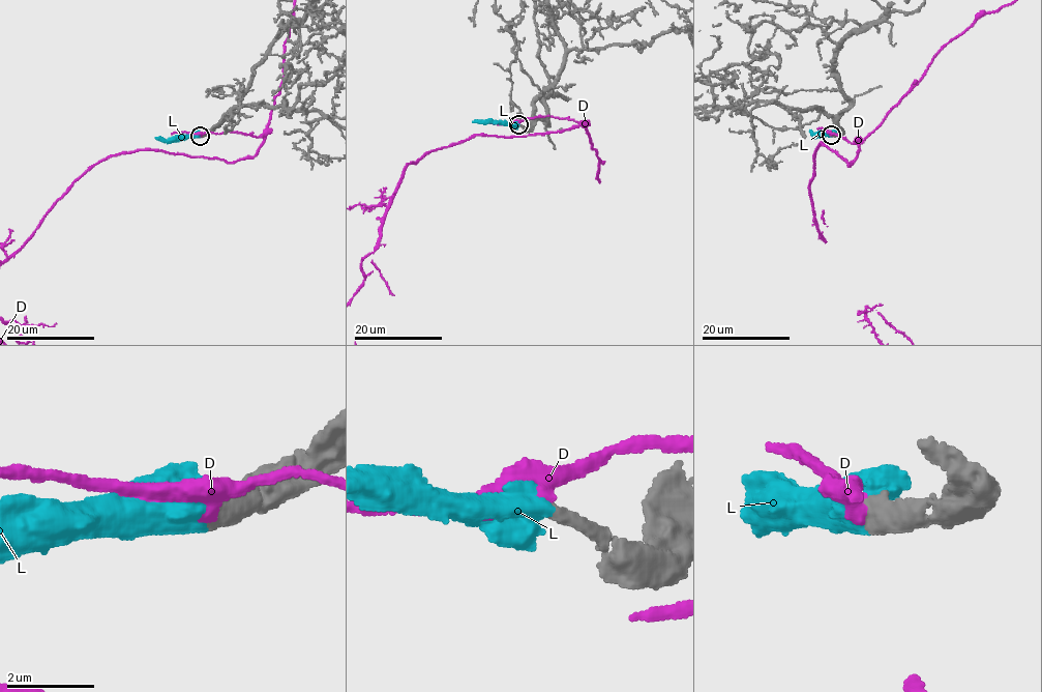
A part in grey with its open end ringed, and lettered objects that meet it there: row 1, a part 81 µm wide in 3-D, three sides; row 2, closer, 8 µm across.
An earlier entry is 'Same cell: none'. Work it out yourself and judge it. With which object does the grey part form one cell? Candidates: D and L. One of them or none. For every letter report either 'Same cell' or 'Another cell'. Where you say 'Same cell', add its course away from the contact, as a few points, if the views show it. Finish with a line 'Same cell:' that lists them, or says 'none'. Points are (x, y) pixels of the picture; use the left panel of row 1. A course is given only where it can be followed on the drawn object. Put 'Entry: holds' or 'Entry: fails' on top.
Entry: fails
D: Another cell
L: Same cell. Its course: (200, 136), (158, 140), (155, 137)
Same cell: L

